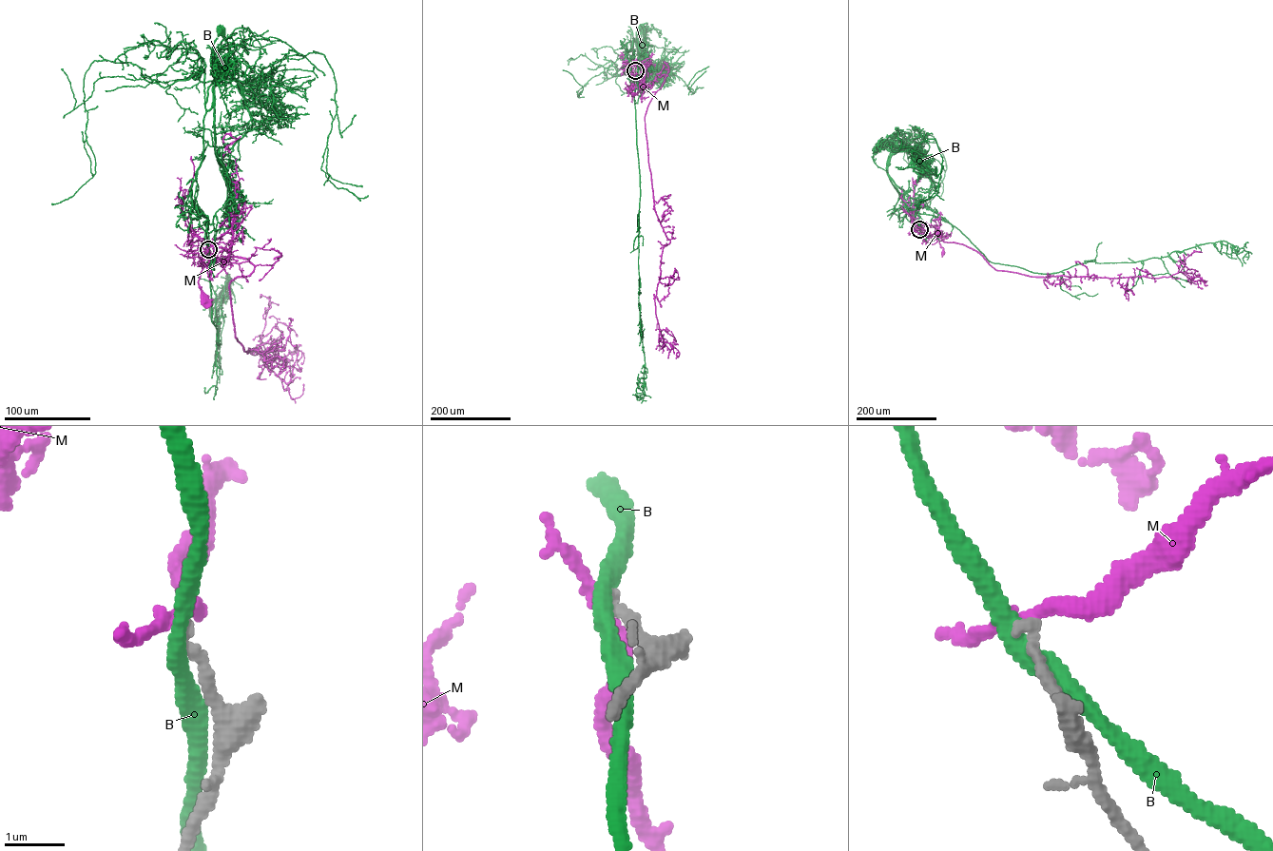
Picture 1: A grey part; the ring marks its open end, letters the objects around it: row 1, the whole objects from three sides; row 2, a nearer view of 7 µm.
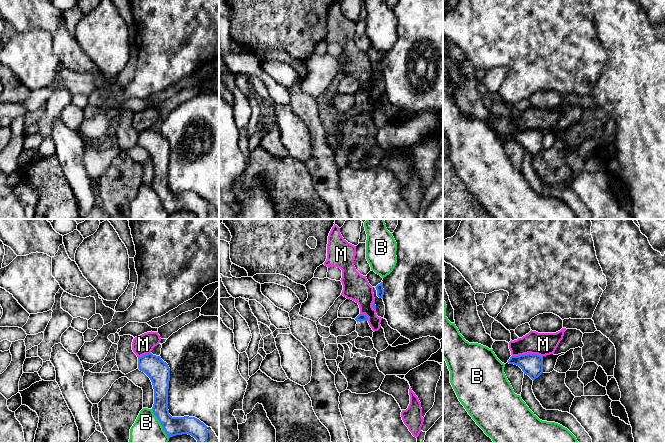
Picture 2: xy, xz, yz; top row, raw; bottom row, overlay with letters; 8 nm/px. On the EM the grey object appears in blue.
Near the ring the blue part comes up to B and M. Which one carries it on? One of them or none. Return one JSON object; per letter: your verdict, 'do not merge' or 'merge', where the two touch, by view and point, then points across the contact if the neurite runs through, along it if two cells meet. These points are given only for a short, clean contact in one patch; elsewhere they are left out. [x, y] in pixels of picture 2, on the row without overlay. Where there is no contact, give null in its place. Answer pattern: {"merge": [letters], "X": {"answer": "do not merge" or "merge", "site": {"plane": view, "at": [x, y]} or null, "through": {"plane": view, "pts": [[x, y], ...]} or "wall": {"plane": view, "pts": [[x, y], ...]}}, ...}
{"merge": [], "B": {"answer": "do not merge", "site": {"plane": "xy", "at": [160, 198]}}, "M": {"answer": "do not merge", "site": {"plane": "yz", "at": [528, 129]}, "wall": {"plane": "yz", "pts": [[542, 131], [527, 129], [512, 132]]}}}

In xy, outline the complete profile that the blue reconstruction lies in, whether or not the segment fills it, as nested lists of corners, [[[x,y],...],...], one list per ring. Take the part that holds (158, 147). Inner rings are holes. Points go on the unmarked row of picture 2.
[[[152,129],[138,134],[138,145],[144,148],[151,156],[154,165],[154,180],[152,187],[161,199],[167,212],[188,210],[197,216],[197,219],[206,219],[208,215],[207,202],[195,193],[172,193],[168,186],[168,165],[170,144],[160,132]]]

